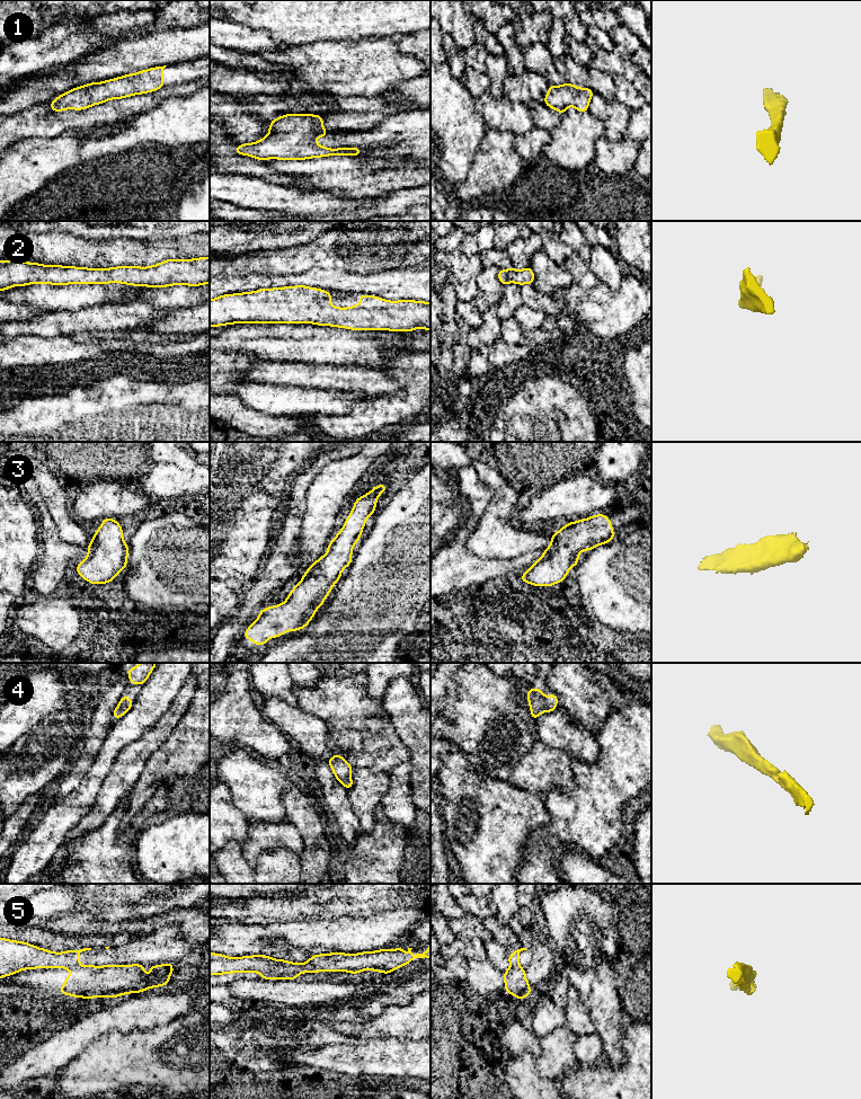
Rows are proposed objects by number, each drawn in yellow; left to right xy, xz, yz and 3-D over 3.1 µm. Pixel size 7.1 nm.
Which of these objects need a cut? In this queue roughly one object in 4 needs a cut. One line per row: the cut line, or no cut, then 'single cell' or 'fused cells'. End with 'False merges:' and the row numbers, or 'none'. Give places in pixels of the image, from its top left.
1: cut none; single cell
2: cut none; single cell
3: cut none; single cell
4: cut none; single cell
5: cut xy (78, 965), (68, 968); fused cells
False merges: 5

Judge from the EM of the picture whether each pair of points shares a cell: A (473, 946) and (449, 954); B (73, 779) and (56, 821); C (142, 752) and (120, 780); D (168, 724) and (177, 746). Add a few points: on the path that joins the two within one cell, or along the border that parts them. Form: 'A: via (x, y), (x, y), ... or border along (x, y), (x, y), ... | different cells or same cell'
A: via (468, 947), (454, 949) | same cell
B: border along (85, 773), (81, 780), (68, 794), (58, 798) | different cells
C: via (135, 759), (124, 773) | same cell
D: border along (187, 710), (171, 734), (154, 752) | different cells

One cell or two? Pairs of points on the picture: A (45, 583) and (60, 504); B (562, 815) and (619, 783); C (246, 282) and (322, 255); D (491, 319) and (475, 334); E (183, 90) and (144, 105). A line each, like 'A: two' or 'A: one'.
A: two
B: one
C: two
D: one
E: one

